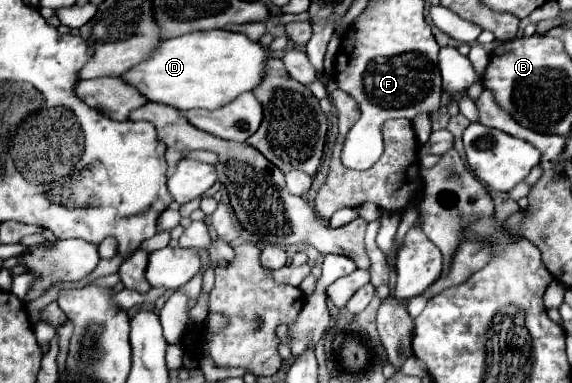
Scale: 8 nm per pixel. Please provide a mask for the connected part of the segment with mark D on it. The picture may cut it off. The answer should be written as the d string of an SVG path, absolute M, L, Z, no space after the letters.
M225 29L199 31L163 41L151 59L139 63L121 77L155 103L165 103L181 111L197 107L219 109L241 93L253 91L263 81L267 59L269 53L265 47L243 33L231 33Z

